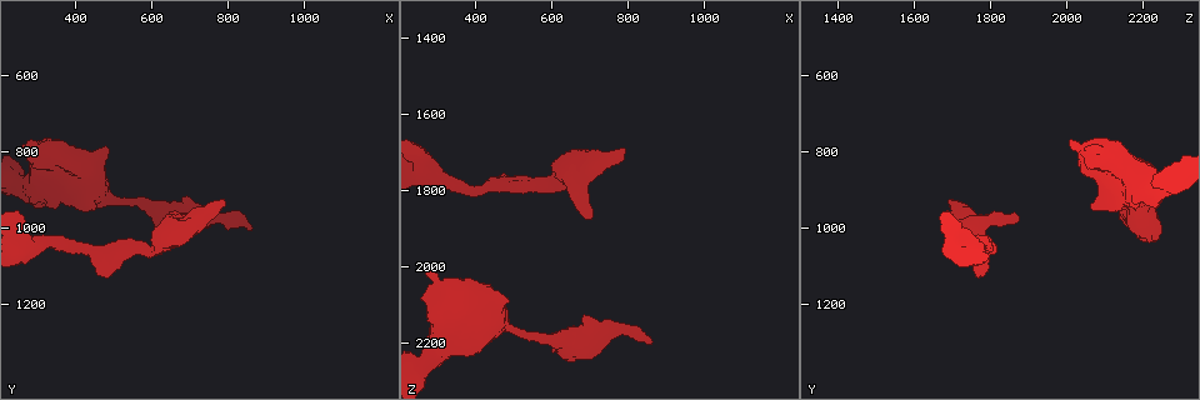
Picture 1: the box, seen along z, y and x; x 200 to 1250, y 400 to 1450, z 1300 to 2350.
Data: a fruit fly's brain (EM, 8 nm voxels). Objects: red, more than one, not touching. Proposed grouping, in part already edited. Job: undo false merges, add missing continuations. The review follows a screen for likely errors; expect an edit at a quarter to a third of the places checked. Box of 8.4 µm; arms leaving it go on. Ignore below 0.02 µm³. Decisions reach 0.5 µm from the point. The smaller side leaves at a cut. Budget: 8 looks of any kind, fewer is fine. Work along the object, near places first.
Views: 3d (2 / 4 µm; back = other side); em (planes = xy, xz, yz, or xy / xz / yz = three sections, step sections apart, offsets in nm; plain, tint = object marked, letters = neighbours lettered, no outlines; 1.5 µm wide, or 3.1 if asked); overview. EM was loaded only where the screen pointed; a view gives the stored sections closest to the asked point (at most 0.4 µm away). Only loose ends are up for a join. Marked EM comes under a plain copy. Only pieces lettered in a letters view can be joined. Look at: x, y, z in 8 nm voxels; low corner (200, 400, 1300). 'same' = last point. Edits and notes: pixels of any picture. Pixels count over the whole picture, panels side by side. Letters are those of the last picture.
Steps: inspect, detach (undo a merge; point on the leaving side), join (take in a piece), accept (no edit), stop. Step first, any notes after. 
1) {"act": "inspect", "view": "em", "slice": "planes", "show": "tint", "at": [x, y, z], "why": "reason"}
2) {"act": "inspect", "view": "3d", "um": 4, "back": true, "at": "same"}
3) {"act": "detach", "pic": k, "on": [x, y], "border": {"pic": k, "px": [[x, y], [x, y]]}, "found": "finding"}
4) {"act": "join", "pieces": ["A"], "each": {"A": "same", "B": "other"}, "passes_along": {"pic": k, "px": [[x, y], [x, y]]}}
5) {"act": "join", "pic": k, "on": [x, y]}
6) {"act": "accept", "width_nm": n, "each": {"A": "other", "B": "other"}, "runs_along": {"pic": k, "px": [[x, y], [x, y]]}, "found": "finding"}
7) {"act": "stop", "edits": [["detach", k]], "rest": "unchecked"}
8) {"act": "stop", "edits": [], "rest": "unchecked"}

{"act": "inspect", "view": "em", "slice": "yz", "step": 8, "show": "tint", "at": [445, 950, 2060], "why": "branch stops here"}

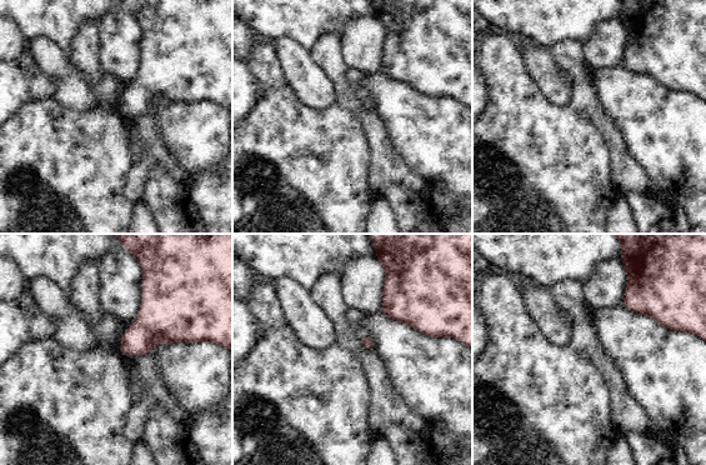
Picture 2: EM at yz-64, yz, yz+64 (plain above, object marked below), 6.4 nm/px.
{"act": "inspect", "view": "em", "slice": "planes", "show": "tint", "at": "same", "why": "cut it another way"}

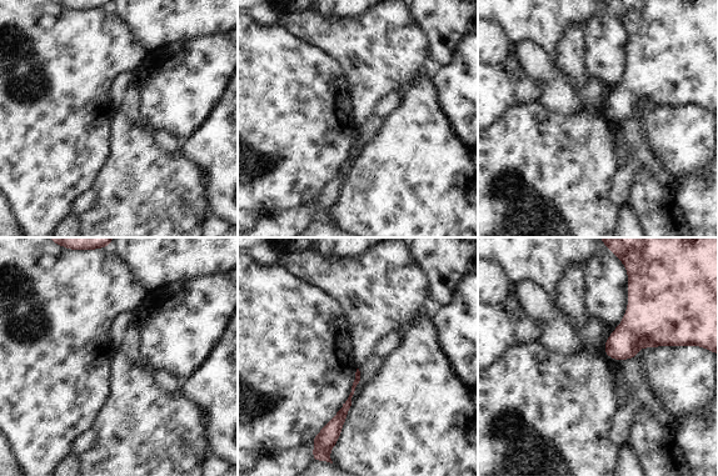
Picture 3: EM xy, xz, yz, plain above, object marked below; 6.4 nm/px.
{"act": "inspect", "view": "em", "slice": "planes", "show": "letters", "at": "same", "why": "what lies round it"}

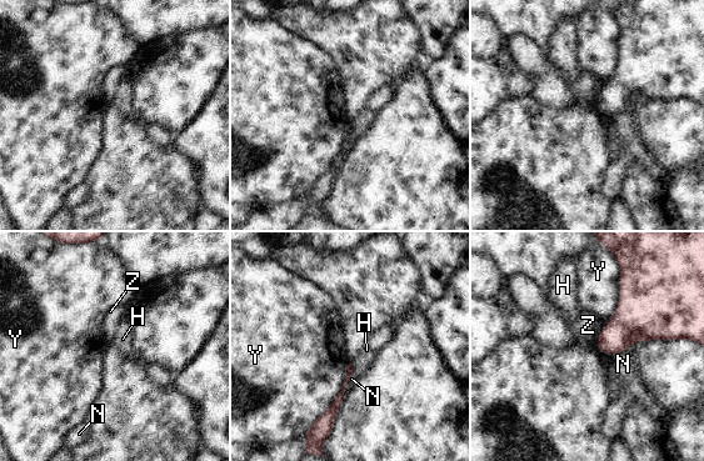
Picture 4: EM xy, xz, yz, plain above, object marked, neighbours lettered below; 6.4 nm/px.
{"act": "accept", "each": {"H": "other", "N": "other", "Y": "other", "Z": "other"}, "border": {"pic": 4, "px": [[349, 361], [340, 392], [309, 427]]}, "found": "none of them fits"}

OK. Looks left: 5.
{"act": "inspect", "view": "em", "slice": "xy", "step": 8, "show": "letters", "at": [275, 770, 2005], "why": "stops while still wide"}

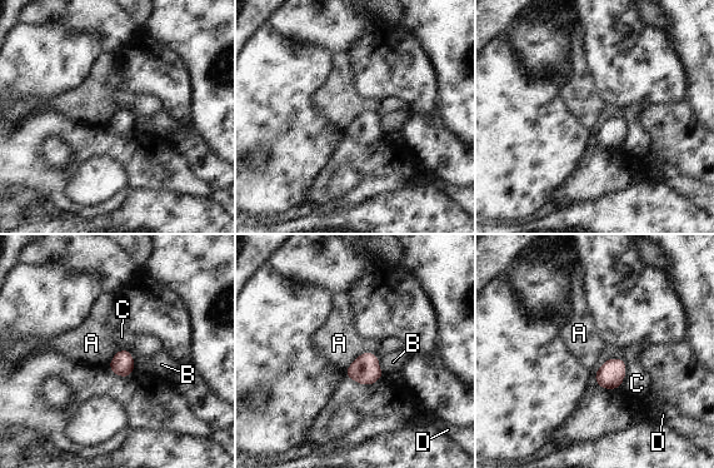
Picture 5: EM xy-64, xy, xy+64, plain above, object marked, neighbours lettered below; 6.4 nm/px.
{"act": "inspect", "view": "em", "slice": "planes", "show": "letters", "at": "same"}

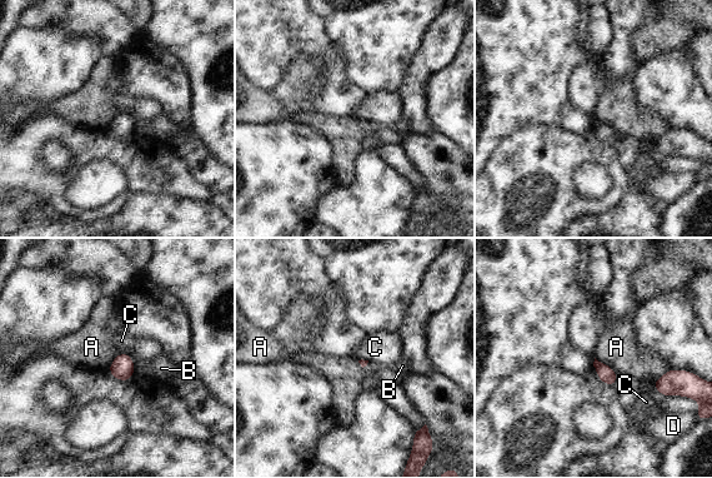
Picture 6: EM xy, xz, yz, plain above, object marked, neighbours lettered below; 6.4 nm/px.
{"act": "accept", "each": {"A": "other", "B": "other", "C": "other", "D": "other"}, "found": "none of them fits"}

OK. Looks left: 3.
{"act": "inspect", "view": "em", "slice": "yz", "step": 8, "show": "tint", "at": [700, 990, 1870], "why": "branch stops here"}

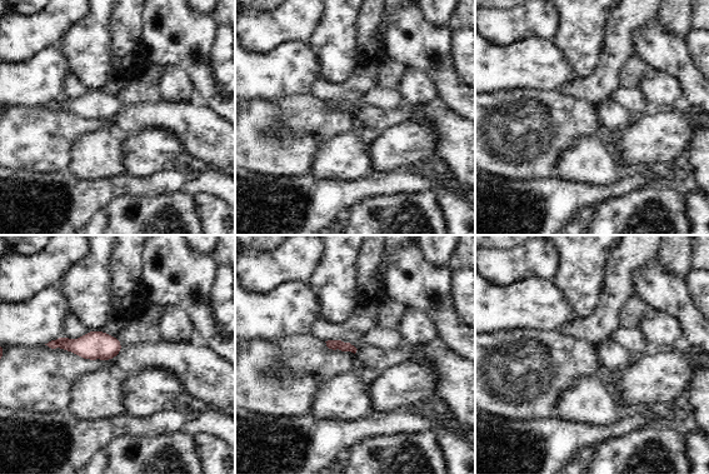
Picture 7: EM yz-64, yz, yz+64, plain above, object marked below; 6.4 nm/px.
{"act": "inspect", "view": "em", "slice": "planes", "show": "tint", "at": "same", "why": "another direction"}

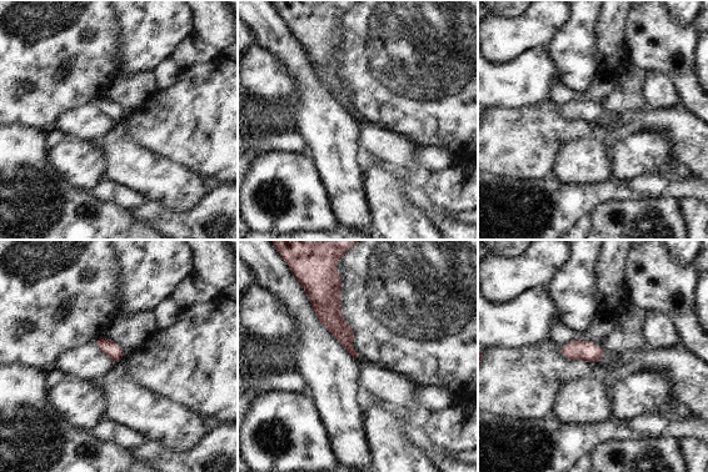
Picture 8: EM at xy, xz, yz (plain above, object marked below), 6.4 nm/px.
{"act": "inspect", "view": "em", "slice": "planes", "show": "letters", "at": "same", "why": "see the neighbours"}

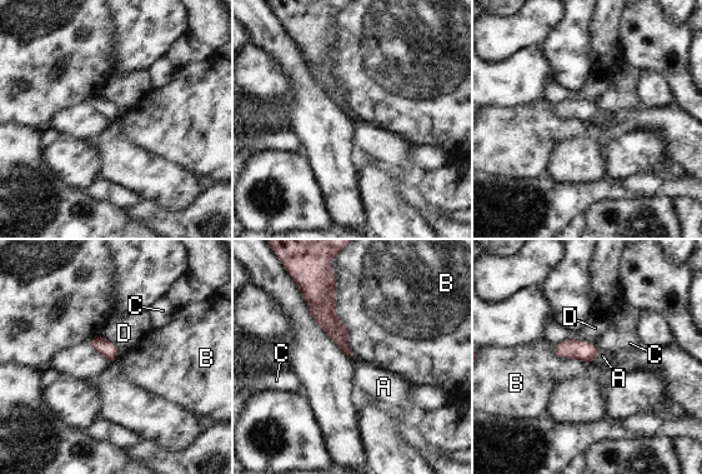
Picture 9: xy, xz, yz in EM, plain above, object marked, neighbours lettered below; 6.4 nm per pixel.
{"act": "accept", "each": {"A": "other", "B": "other", "C": "other", "D": "other"}, "border": {"pic": 9, "px": [[334, 274], [335, 315], [354, 354]]}, "found": "none of them fits"}

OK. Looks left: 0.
{"act": "stop", "edits": [], "rest": "unchecked"}

